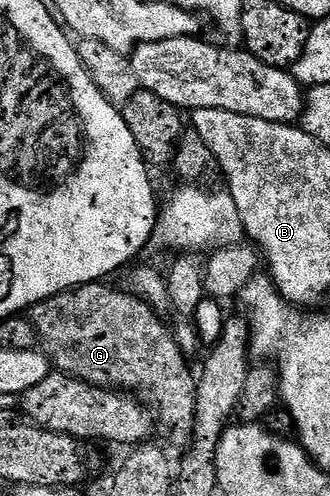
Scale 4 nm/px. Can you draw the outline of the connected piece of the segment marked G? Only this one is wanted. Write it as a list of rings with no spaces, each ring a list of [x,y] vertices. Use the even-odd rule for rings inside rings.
[[[106,281],[90,282],[84,286],[74,286],[71,290],[66,290],[60,294],[54,294],[51,298],[47,298],[44,302],[39,302],[36,306],[31,307],[29,317],[35,326],[35,330],[39,333],[39,346],[42,353],[51,359],[52,367],[60,374],[68,374],[71,378],[76,378],[82,382],[88,382],[91,386],[101,386],[104,390],[121,390],[130,392],[139,399],[140,402],[146,404],[153,411],[158,425],[163,426],[171,433],[171,442],[175,446],[190,447],[191,440],[195,436],[195,413],[197,412],[197,374],[191,371],[188,355],[184,354],[183,349],[177,344],[172,327],[166,326],[159,319],[160,311],[151,303],[145,301],[144,298],[137,297],[130,289],[118,290],[115,286],[107,286]]]

